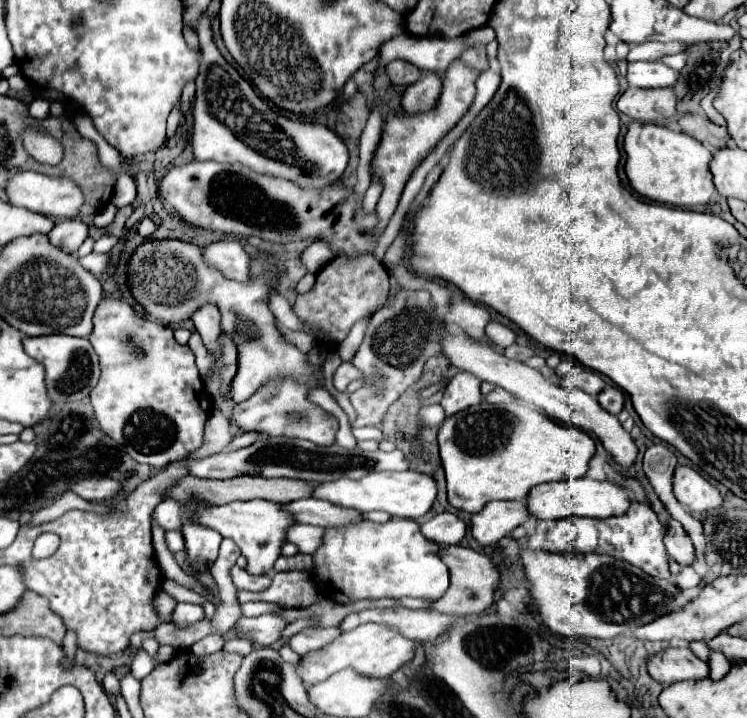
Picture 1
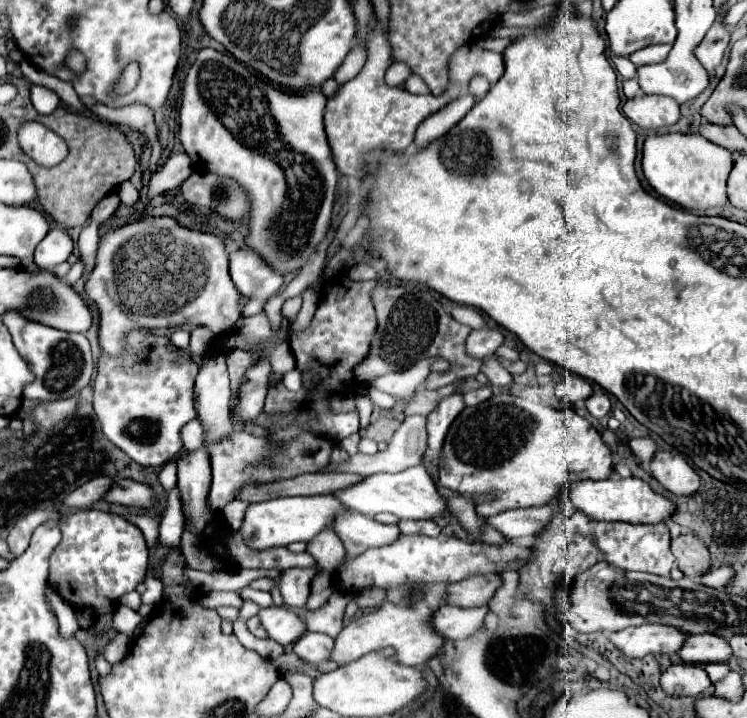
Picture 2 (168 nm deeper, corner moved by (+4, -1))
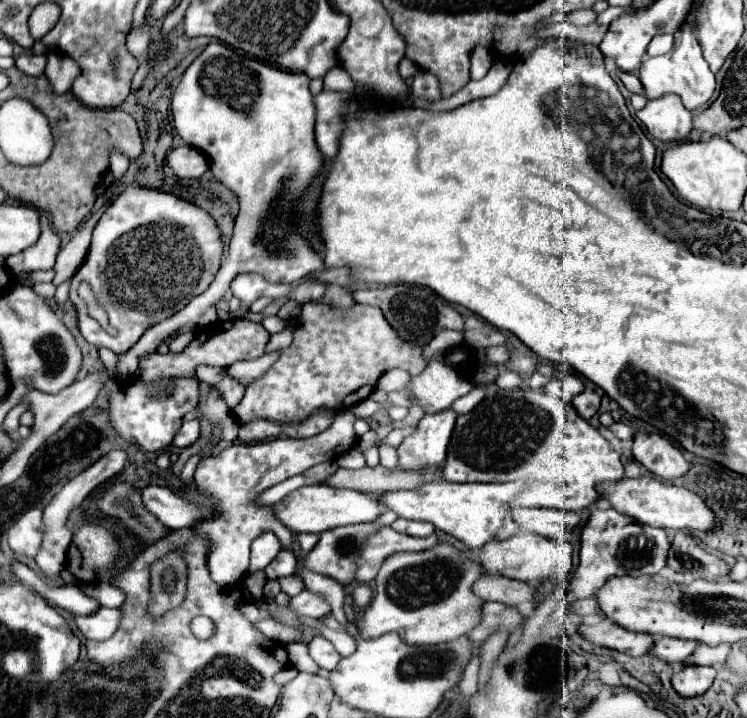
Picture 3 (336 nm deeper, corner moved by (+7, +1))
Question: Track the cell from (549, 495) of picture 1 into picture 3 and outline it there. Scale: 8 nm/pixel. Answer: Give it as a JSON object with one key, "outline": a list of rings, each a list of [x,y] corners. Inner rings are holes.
{"outline":[[[625,477],[621,481],[605,481],[597,483],[597,491],[601,493],[601,499],[609,501],[617,513],[631,517],[639,525],[661,527],[661,529],[697,529],[697,531],[709,531],[721,525],[721,519],[709,511],[709,507],[701,497],[687,491],[685,487],[675,487],[655,477],[637,477],[637,479]]]}

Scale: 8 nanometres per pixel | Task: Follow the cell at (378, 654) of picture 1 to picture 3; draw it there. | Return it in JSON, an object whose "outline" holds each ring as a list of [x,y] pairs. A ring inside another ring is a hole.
{"outline":[[[435,545],[419,553],[393,553],[375,577],[375,595],[357,621],[363,641],[395,631],[407,645],[437,645],[465,635],[477,625],[481,599],[471,593],[473,581],[483,575],[477,565],[451,545]]]}

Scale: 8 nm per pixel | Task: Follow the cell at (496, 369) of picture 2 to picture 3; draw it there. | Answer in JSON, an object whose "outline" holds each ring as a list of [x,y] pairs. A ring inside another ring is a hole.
{"outline":[[[503,369],[503,371],[499,373],[499,377],[497,377],[495,383],[497,383],[497,387],[501,387],[501,389],[513,389],[513,387],[523,385],[523,379],[521,379],[517,373]]]}

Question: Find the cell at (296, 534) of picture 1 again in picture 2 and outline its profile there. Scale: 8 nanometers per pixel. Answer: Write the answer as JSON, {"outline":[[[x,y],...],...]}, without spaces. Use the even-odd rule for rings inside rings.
{"outline":[[[322,531],[314,541],[308,543],[306,551],[312,553],[316,563],[328,573],[336,573],[346,555],[344,545],[334,531]]]}

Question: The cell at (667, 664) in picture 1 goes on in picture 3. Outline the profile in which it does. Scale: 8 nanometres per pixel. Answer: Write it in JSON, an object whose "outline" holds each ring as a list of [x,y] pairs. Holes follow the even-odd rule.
{"outline":[[[675,665],[671,685],[681,697],[697,697],[711,687],[715,675],[717,675],[715,667]]]}

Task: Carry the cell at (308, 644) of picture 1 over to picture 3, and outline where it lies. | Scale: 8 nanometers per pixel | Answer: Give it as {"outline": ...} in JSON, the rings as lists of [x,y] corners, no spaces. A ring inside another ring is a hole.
{"outline":[[[315,635],[309,643],[307,643],[307,651],[311,655],[311,659],[323,667],[323,669],[335,669],[335,665],[339,663],[339,653],[333,649],[333,645],[323,637],[323,635]]]}

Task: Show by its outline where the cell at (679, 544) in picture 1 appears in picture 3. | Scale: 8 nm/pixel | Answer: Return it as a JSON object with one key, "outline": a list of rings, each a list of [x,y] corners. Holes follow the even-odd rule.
{"outline":[[[687,533],[675,535],[669,549],[667,565],[677,573],[687,575],[689,579],[717,581],[725,579],[729,573],[729,565],[725,561],[707,553],[703,547],[697,545],[697,539]]]}

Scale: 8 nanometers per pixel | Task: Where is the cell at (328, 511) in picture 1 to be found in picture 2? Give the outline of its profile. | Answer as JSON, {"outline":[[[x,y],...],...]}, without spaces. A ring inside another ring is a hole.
{"outline":[[[356,511],[340,515],[334,521],[332,529],[342,539],[348,559],[354,559],[356,555],[364,553],[368,547],[384,547],[400,537],[396,525],[382,525],[372,517]]]}

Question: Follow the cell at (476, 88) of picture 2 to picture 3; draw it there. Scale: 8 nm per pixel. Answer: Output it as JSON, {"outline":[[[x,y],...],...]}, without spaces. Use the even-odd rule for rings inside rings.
{"outline":[[[477,45],[471,53],[471,79],[483,79],[487,75],[487,71],[491,69],[493,61],[491,61],[491,53],[487,47],[483,45]]]}

